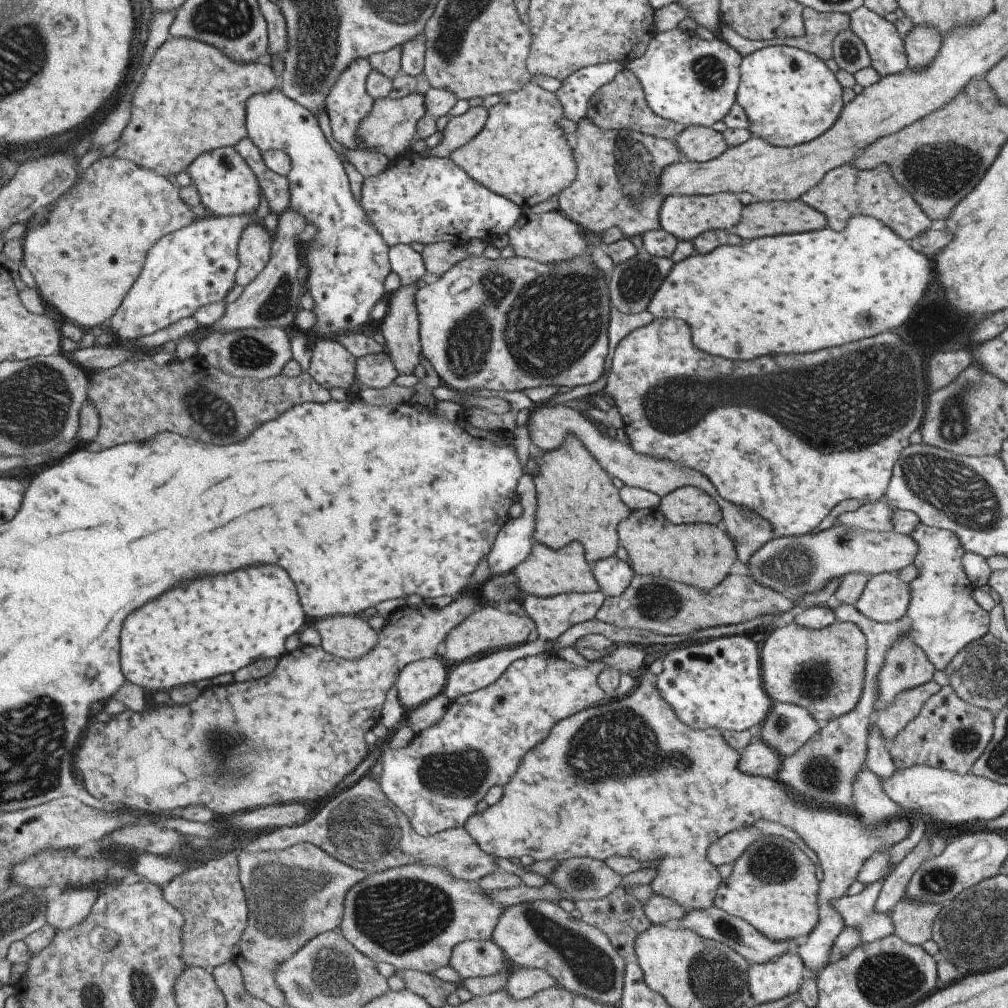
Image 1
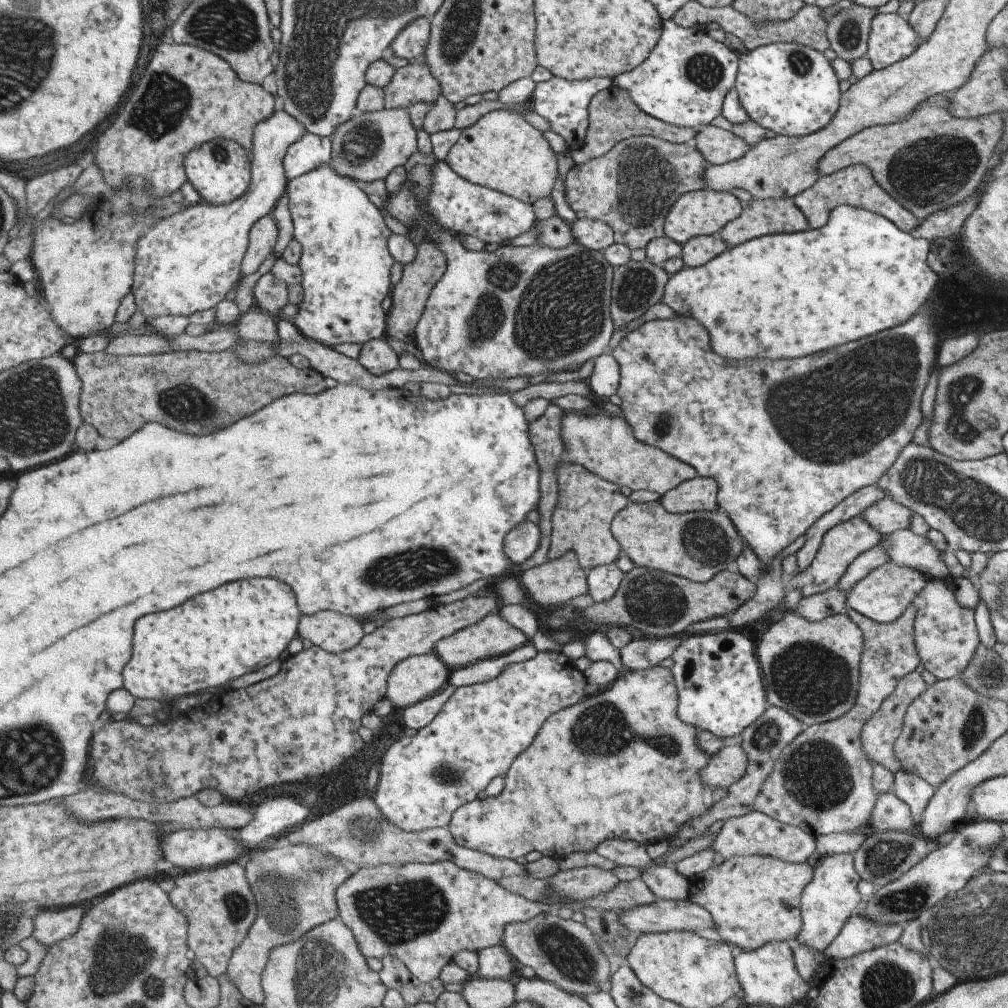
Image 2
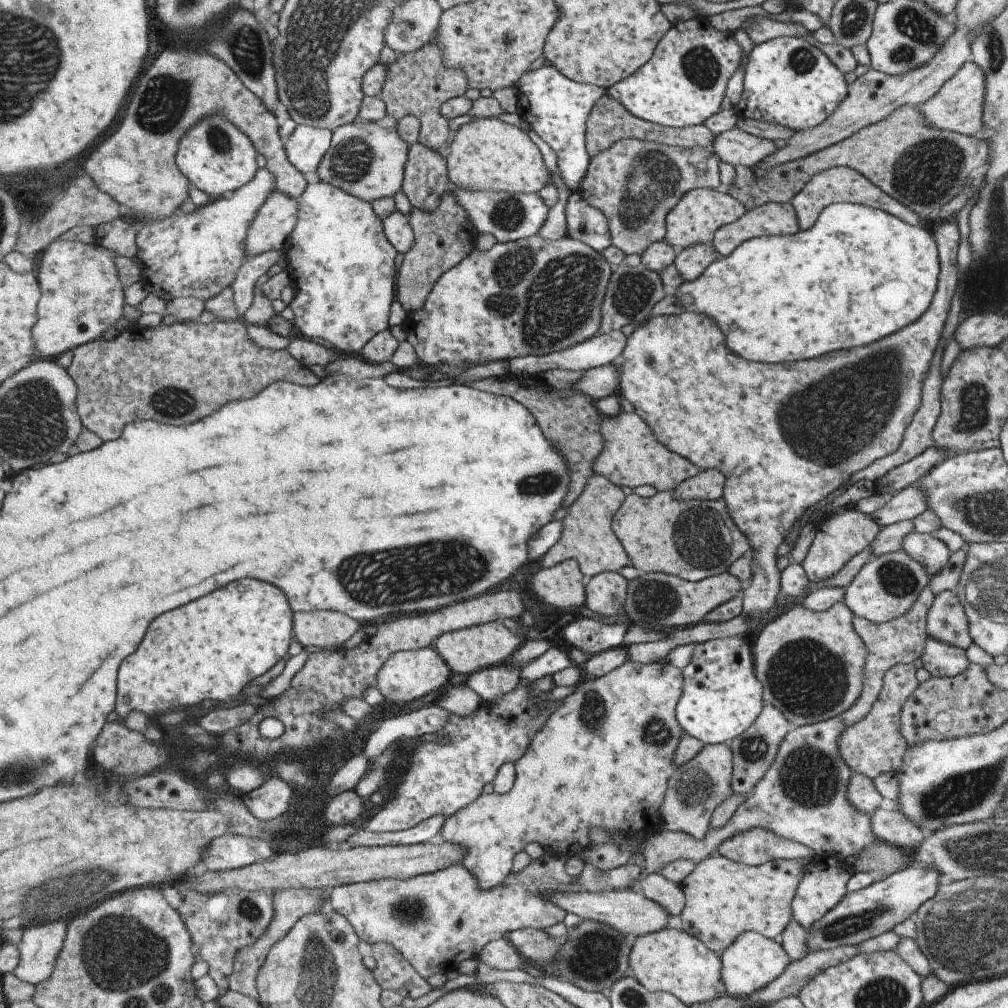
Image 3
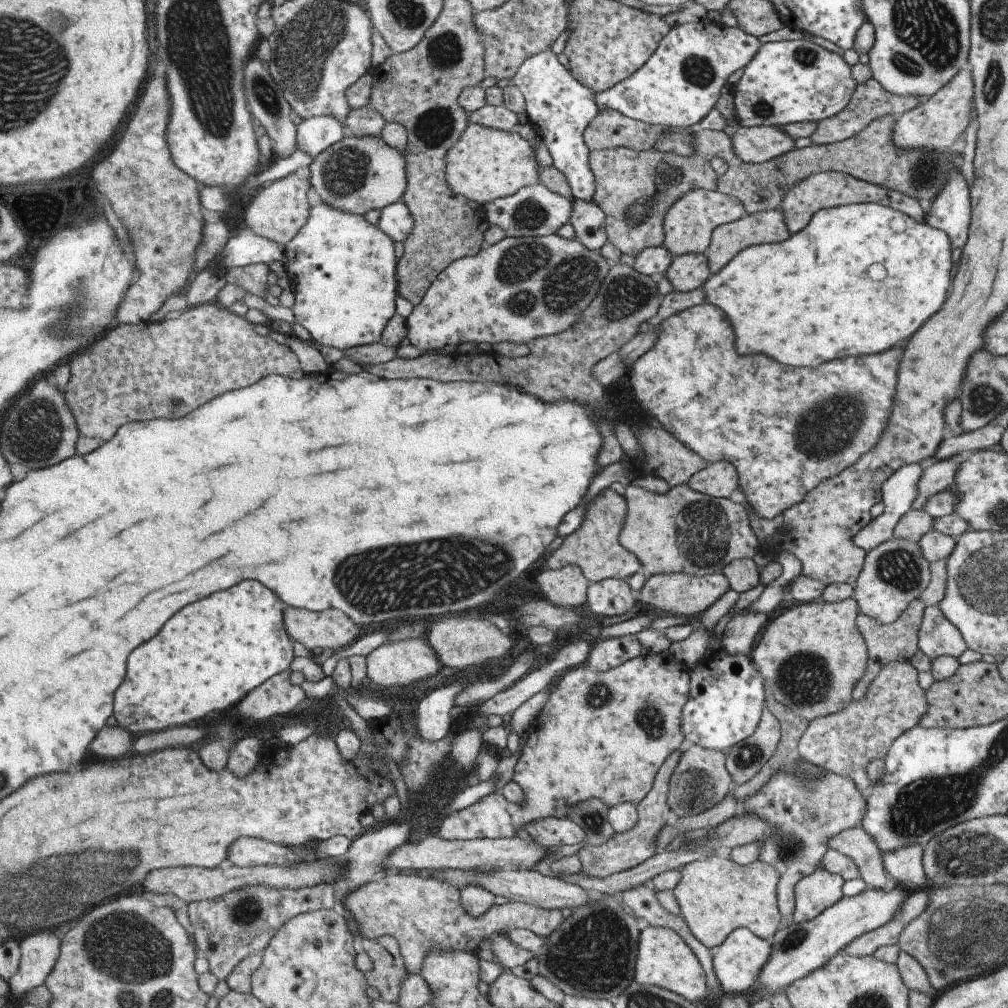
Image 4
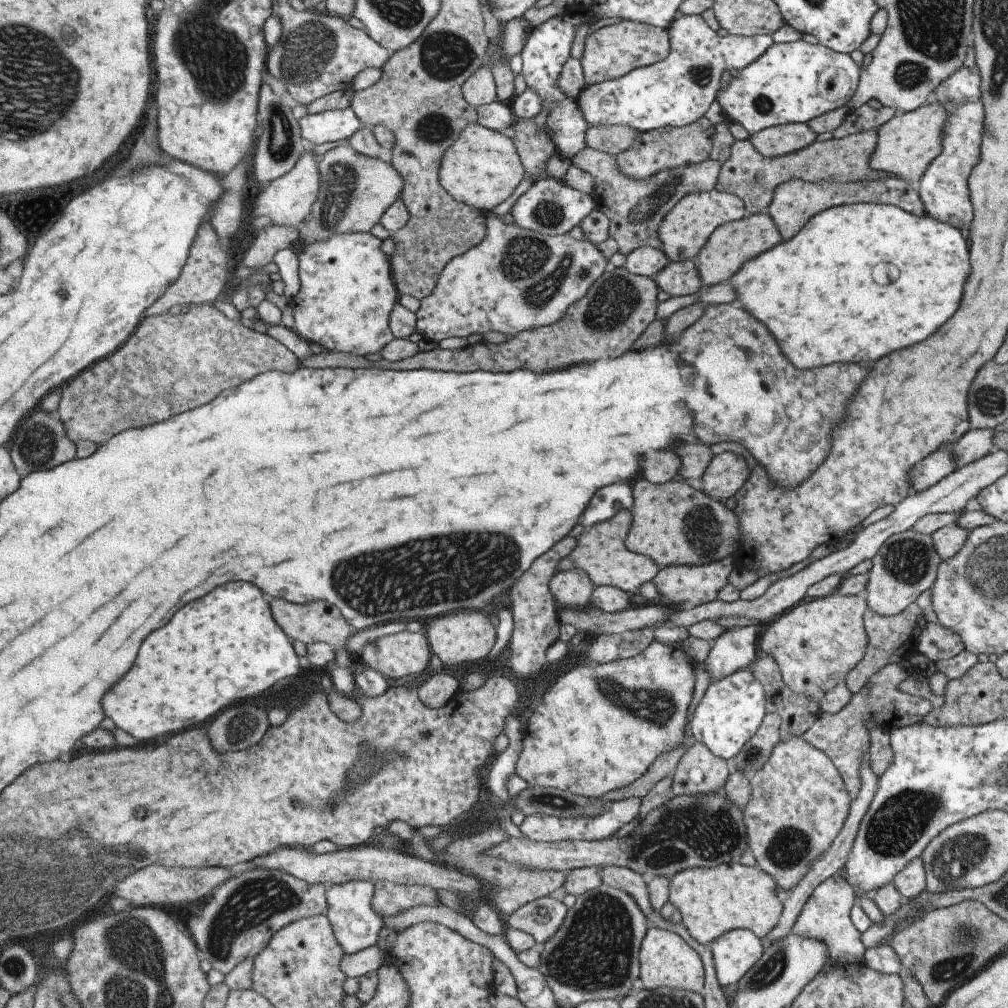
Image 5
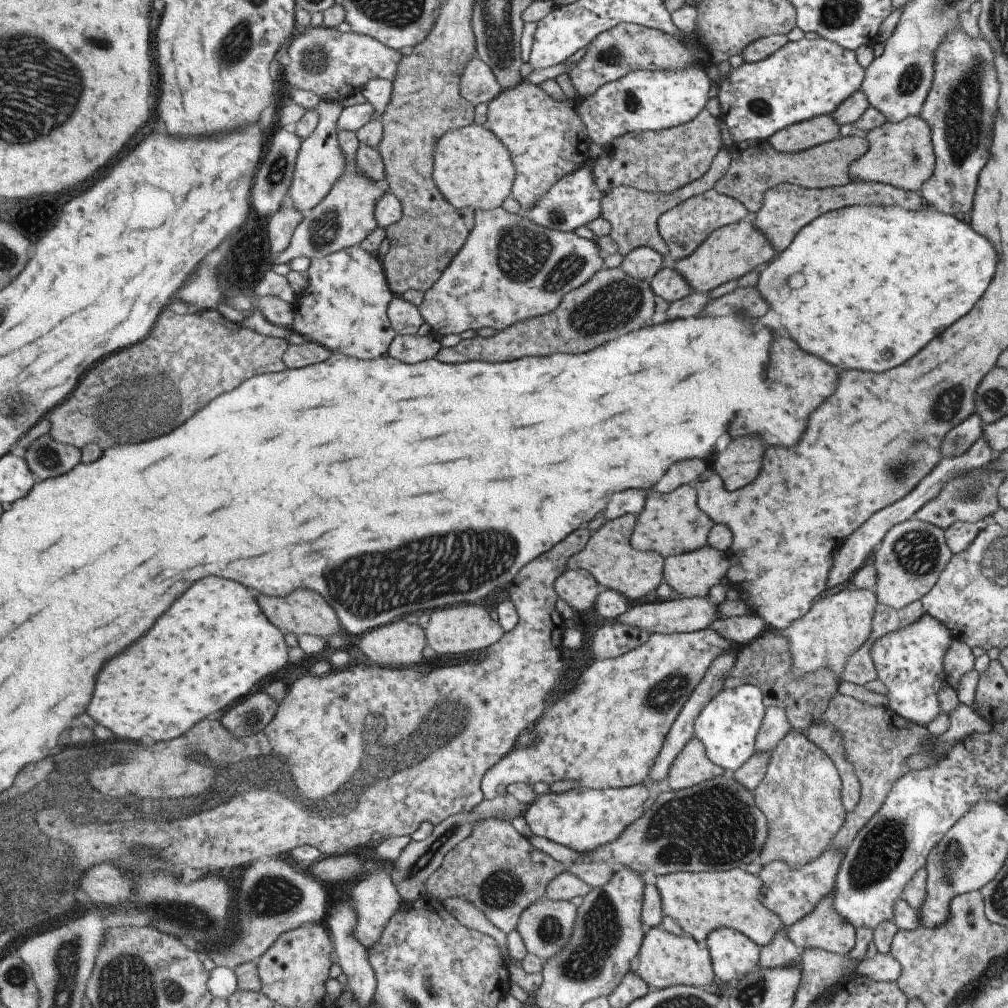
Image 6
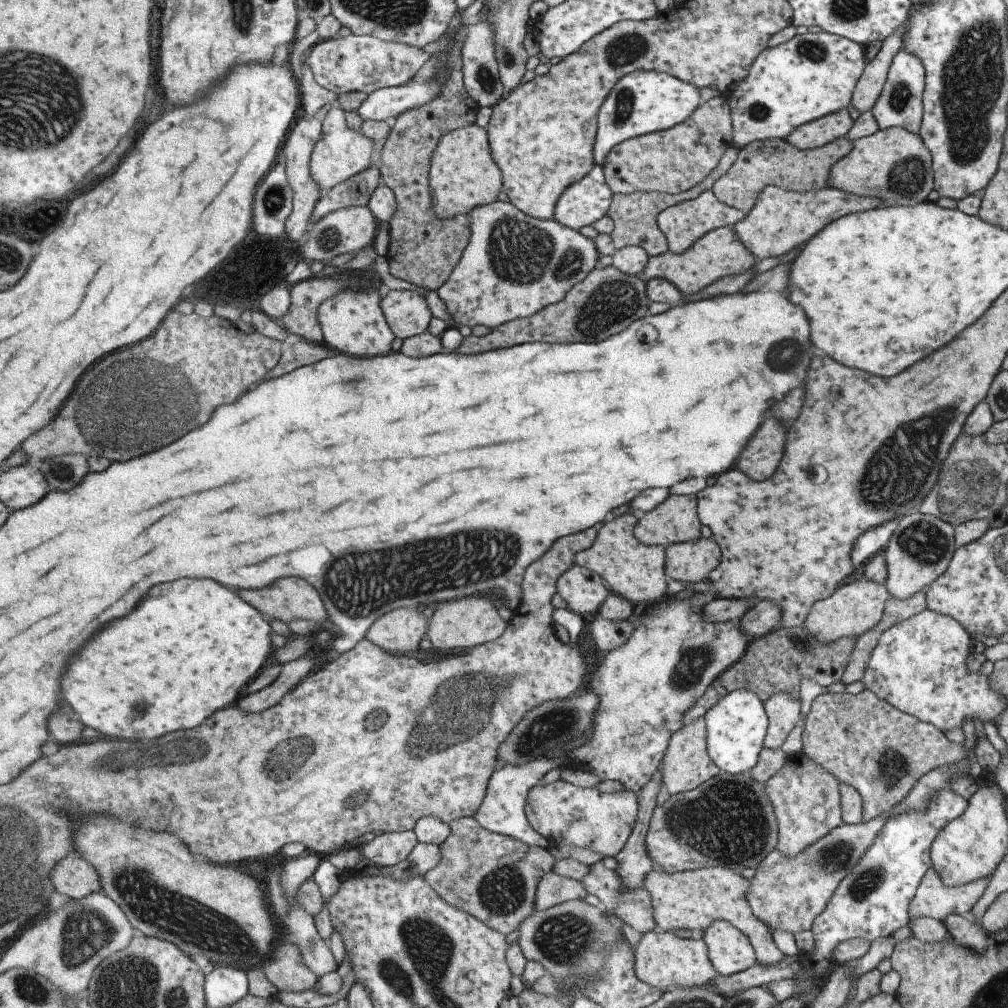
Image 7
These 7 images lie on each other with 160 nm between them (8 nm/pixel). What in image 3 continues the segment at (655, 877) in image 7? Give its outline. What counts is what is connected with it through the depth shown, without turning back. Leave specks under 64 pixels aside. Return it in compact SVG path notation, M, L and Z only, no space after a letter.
M723 854L716 858L703 858L679 883L684 894L684 907L679 914L682 929L697 937L713 952L723 952L742 932L753 931L768 939L775 939L792 919L790 904L804 870L795 859L769 861L755 866L729 860Z

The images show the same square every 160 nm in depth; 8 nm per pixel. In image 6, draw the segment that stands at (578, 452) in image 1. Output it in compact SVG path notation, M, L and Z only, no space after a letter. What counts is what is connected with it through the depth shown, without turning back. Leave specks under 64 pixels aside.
M631 514L605 522L601 532L594 532L584 551L573 555L568 562L569 569L581 568L593 573L602 589L611 589L626 599L637 600L651 592L661 582L661 555L653 551L632 549L628 538L635 530L636 519Z

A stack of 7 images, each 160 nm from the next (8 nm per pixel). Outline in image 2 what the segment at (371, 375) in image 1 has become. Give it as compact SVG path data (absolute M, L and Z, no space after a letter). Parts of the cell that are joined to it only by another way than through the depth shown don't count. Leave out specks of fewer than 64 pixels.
M386 337L363 344L358 360L371 374L377 376L400 368L400 355L391 344L387 344Z

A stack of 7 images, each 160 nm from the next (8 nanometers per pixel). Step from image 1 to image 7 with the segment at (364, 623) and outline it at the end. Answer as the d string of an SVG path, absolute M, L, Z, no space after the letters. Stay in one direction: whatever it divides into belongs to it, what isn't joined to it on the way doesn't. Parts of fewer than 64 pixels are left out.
M285 578L285 580L279 580L277 584L273 584L273 588L267 588L267 590L241 590L241 596L245 596L245 600L249 600L249 604L263 613L268 620L281 620L287 625L293 620L307 620L314 627L317 627L330 619L317 588L313 588L305 580Z

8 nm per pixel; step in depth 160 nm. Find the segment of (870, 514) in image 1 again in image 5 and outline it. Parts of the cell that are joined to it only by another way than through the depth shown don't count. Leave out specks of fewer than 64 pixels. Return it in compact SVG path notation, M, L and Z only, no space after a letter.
M969 429L965 432L955 444L951 445L953 454L957 458L955 466L960 468L965 464L970 464L994 450L992 439L995 441L995 434L993 435L993 431L993 429Z

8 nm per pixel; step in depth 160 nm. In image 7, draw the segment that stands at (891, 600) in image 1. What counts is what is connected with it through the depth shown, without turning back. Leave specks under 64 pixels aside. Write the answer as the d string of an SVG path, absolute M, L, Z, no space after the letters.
M918 512L902 516L886 547L881 551L883 560L887 564L884 584L889 597L906 600L915 592L928 590L947 569L949 560L956 550L954 536L954 527L935 516Z

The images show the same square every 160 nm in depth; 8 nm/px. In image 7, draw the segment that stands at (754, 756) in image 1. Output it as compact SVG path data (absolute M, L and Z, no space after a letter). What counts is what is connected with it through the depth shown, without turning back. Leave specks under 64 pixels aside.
M702 717L695 718L672 733L669 738L668 752L665 752L664 764L661 764L659 772L661 772L661 784L665 786L669 795L675 796L697 788L699 784L705 783L720 773L707 756L705 722Z

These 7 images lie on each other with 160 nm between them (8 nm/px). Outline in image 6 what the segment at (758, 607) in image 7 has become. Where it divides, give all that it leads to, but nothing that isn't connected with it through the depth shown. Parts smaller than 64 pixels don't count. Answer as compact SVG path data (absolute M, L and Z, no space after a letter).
M752 612L751 615L744 617L727 617L726 619L719 617L711 621L705 629L712 630L727 642L740 647L758 637L766 625L759 615Z

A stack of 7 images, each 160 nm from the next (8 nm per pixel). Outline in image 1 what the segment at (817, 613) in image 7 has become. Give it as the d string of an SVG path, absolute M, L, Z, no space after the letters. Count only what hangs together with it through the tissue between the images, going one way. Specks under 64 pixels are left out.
M833 621L822 629L803 629L793 622L775 629L761 646L763 690L774 703L803 707L817 720L831 720L849 712L864 683L867 642L856 624Z

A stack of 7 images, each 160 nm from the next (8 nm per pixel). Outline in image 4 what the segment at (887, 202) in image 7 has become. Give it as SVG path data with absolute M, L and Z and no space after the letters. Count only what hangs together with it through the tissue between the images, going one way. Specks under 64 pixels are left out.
M959 70L930 97L922 100L915 108L895 118L892 141L900 149L919 147L920 150L947 150L964 134L969 124L969 115L974 108L972 76L967 70Z

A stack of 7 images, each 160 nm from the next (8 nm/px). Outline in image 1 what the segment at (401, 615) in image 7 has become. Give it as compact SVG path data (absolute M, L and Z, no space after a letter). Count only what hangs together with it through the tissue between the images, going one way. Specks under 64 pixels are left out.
M431 657L408 664L396 682L401 702L406 708L414 709L435 699L445 690L449 673L439 658Z

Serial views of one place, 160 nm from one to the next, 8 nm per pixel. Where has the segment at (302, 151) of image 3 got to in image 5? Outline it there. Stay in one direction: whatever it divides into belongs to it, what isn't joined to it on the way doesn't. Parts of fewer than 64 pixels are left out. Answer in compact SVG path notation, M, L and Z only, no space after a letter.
M334 109L300 119L302 134L308 145L331 144L351 139L362 127L362 121L352 110Z

